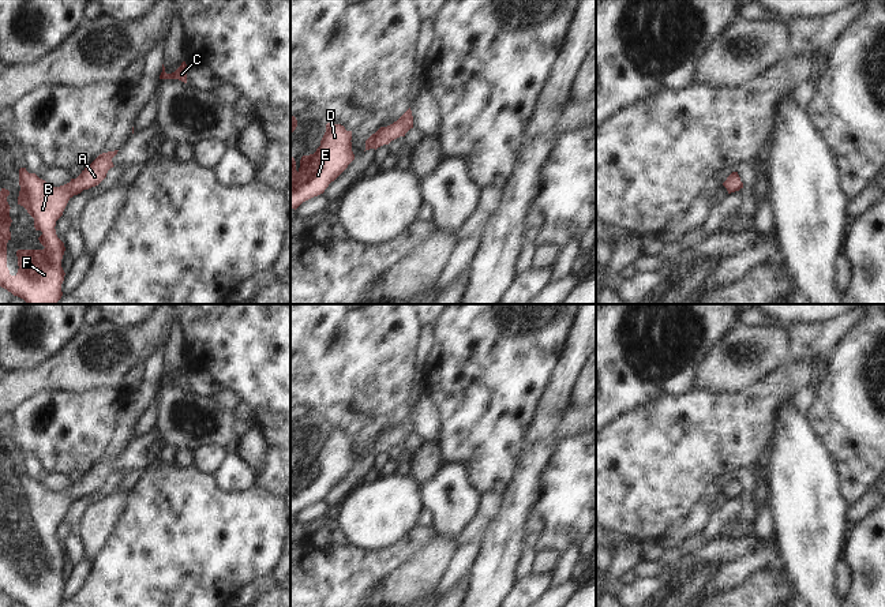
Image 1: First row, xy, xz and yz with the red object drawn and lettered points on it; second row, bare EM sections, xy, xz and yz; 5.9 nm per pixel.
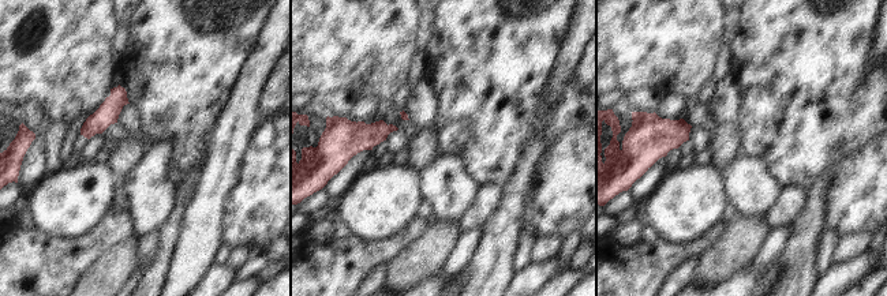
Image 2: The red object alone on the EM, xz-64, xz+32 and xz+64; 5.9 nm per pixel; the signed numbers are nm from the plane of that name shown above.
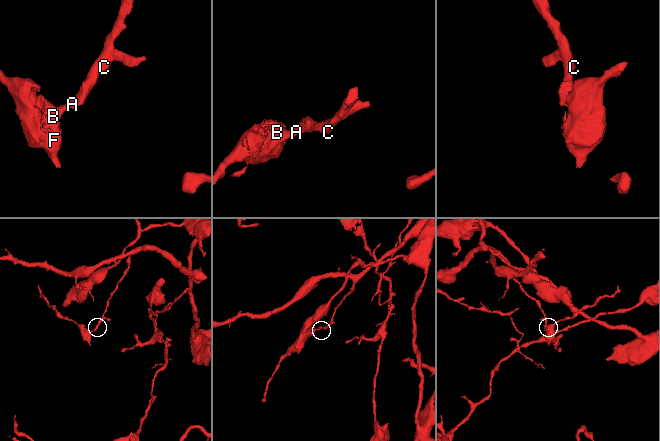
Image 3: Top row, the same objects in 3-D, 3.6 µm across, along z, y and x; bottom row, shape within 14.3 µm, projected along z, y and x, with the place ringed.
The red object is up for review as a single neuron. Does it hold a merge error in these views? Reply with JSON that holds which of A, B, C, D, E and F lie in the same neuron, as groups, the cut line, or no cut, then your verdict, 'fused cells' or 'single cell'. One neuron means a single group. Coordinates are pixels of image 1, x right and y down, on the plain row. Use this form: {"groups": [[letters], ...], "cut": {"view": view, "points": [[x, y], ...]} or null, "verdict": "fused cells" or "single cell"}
{"groups": [["A", "B", "C", "D", "E", "F"]], "cut": null, "verdict": "single cell"}

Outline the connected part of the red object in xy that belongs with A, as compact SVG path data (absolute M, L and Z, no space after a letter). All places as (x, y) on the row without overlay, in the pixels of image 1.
M119 456L100 460L76 484L71 484L70 488L53 492L45 486L40 484L35 479L29 479L26 473L19 475L19 502L18 510L23 512L27 518L34 524L35 536L41 536L42 540L38 543L40 548L45 552L44 555L18 555L18 578L10 580L7 573L7 548L11 546L11 522L10 510L7 502L10 497L1 494L0 497L0 592L11 597L14 602L23 604L25 607L59 607L63 602L61 589L64 587L64 576L61 573L61 565L65 557L64 548L56 540L56 527L63 521L63 517L68 506L80 499L83 495L98 491L105 483L110 473L113 473L112 464Z

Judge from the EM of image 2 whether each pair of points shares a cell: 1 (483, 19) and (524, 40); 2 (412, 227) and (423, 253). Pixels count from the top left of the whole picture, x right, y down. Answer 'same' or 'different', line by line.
1: same
2: different

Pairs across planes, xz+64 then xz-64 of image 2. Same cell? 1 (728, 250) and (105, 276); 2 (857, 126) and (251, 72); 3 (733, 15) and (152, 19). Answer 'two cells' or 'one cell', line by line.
1: one cell
2: two cells
3: two cells

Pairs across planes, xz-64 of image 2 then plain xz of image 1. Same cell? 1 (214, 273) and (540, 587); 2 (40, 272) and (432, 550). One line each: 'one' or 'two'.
1: one
2: two

